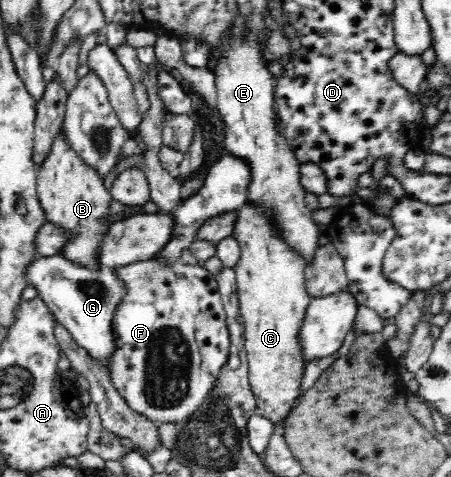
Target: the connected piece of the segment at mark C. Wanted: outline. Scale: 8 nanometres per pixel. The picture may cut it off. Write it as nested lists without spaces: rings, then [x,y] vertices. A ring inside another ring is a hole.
[[[248,202],[236,213],[232,236],[240,247],[240,255],[235,265],[236,284],[244,323],[245,349],[248,353],[249,381],[255,396],[257,412],[270,419],[274,424],[287,415],[299,395],[299,385],[304,375],[304,365],[298,357],[297,333],[302,318],[312,301],[306,290],[304,269],[308,261],[292,248],[291,242],[284,237],[277,213],[264,202]]]

